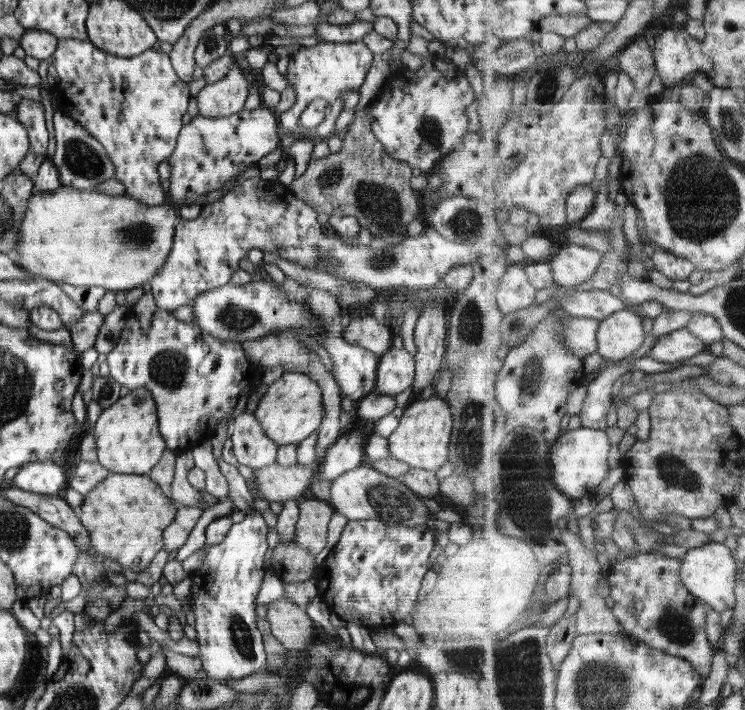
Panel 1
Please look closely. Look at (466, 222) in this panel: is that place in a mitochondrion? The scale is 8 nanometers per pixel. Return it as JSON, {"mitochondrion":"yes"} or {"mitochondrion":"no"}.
{"mitochondrion":"yes"}

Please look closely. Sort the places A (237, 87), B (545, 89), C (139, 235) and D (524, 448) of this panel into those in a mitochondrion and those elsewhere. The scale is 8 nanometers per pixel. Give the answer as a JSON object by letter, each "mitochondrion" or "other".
{"A":"other","B":"mitochondrion","C":"mitochondrion","D":"mitochondrion"}

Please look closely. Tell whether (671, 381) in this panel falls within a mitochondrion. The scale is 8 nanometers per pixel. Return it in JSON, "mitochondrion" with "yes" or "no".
{"mitochondrion":"no"}

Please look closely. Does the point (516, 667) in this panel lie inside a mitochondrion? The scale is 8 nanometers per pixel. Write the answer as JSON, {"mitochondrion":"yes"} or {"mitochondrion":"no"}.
{"mitochondrion":"yes"}

